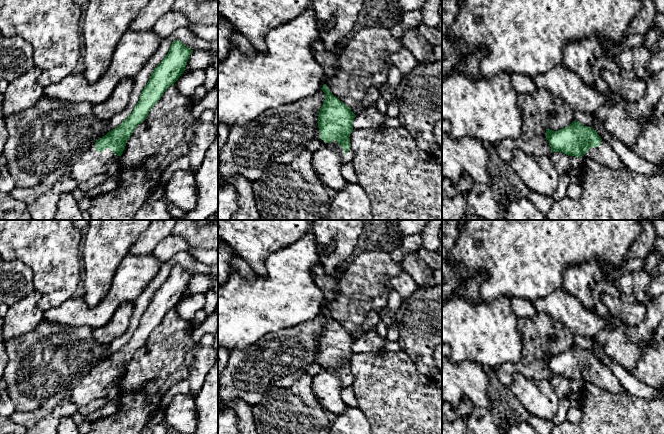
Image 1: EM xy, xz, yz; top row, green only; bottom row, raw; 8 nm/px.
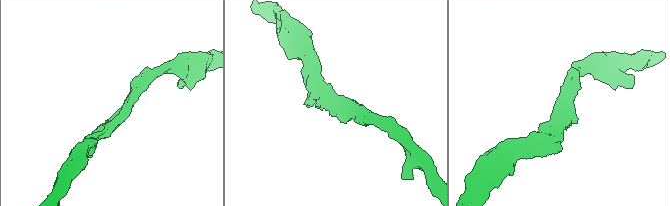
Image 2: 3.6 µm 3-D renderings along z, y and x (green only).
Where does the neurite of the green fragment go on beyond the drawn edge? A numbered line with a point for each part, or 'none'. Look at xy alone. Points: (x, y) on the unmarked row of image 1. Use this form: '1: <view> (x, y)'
1: xy (91, 387)

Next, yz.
1: yz (604, 378)

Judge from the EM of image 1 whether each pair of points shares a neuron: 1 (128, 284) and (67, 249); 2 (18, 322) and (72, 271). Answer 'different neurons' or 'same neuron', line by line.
1: different neurons
2: different neurons

